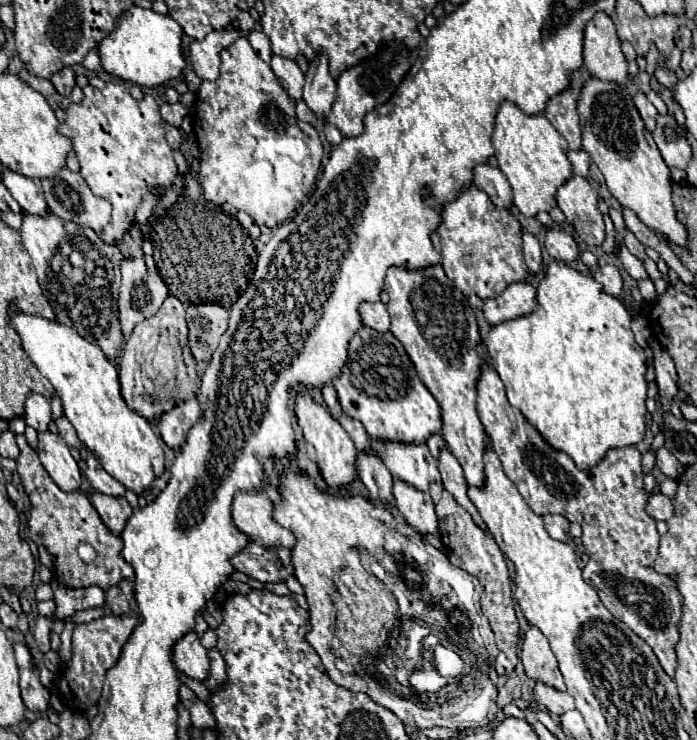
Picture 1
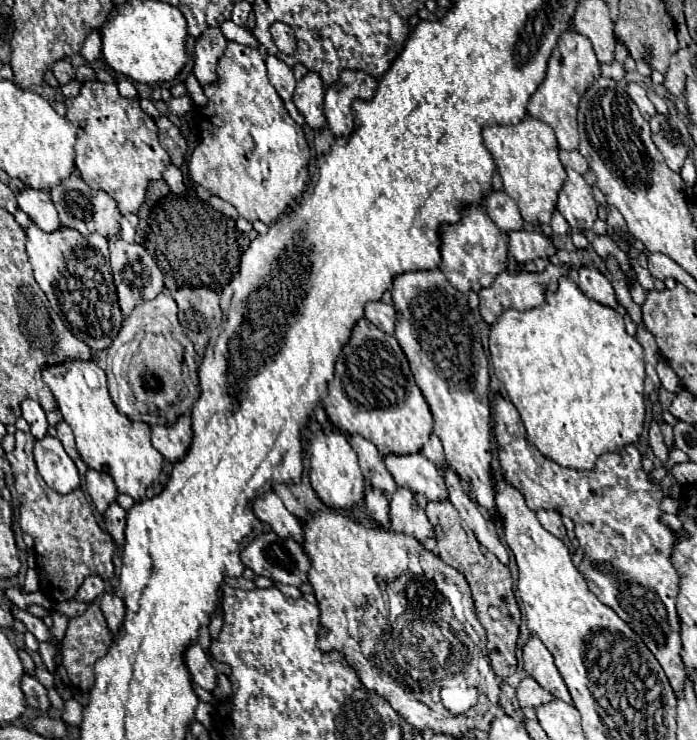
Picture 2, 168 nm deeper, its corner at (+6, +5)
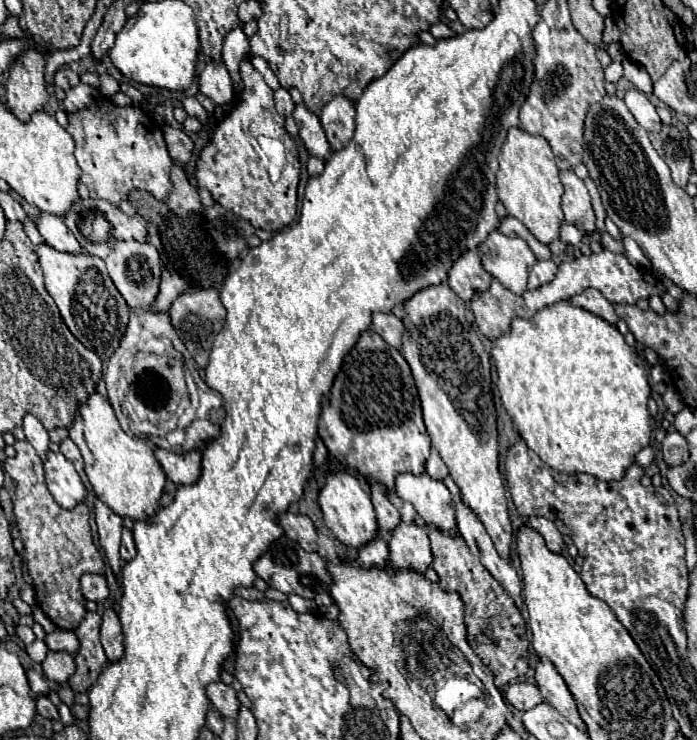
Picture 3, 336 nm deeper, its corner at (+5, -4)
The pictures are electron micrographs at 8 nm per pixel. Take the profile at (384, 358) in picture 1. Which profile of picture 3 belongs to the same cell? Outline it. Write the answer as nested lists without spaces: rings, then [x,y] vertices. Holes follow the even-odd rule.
[[[366,330],[356,346],[346,354],[340,372],[334,378],[330,392],[330,406],[322,412],[318,422],[318,436],[328,448],[328,458],[356,470],[360,478],[380,482],[388,488],[388,496],[394,494],[394,478],[398,474],[422,474],[424,462],[430,456],[430,436],[422,422],[420,398],[414,386],[414,378],[404,356],[386,344],[374,330]]]

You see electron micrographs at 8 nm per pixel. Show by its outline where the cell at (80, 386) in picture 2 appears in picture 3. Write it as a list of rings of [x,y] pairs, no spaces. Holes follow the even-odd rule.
[[[92,394],[88,398],[88,402],[84,406],[78,408],[76,412],[76,420],[74,424],[68,428],[70,432],[70,438],[74,440],[74,444],[80,448],[82,452],[82,458],[84,458],[84,470],[86,470],[86,476],[96,492],[96,496],[118,516],[122,518],[132,518],[132,520],[148,520],[156,514],[158,510],[158,502],[160,502],[160,496],[162,496],[162,490],[164,490],[164,484],[166,484],[166,474],[164,470],[160,468],[158,460],[154,458],[154,452],[152,448],[148,446],[146,440],[142,438],[136,438],[136,436],[128,436],[122,428],[120,428],[120,422],[116,420],[116,414],[112,410],[112,406],[106,402],[106,398],[102,398],[100,394]]]

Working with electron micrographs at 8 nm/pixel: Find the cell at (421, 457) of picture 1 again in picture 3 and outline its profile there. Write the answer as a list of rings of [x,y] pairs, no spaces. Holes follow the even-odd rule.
[[[398,474],[396,494],[414,506],[426,526],[434,526],[450,536],[458,534],[452,496],[442,482],[432,480],[428,474]]]

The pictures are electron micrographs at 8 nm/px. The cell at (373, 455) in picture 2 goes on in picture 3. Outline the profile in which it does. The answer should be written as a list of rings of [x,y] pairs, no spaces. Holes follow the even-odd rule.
[[[370,482],[368,484],[370,488],[370,496],[372,496],[372,502],[374,502],[374,508],[376,508],[376,516],[378,516],[378,524],[380,524],[380,530],[388,530],[392,532],[398,524],[400,524],[400,514],[398,510],[394,508],[394,504],[388,500],[388,492],[386,488],[380,484],[380,482]]]

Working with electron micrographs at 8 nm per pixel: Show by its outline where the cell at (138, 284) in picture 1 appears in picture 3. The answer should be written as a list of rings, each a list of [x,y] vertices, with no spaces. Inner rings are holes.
[[[118,242],[114,250],[106,258],[108,276],[116,284],[118,292],[124,296],[126,304],[130,308],[150,308],[156,294],[158,294],[158,282],[162,272],[162,260],[158,250],[150,242]]]

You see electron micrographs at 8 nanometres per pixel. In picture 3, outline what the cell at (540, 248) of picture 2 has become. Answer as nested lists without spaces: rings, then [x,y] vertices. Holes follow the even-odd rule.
[[[494,230],[480,246],[482,266],[492,278],[514,294],[526,292],[528,272],[534,266],[534,252],[522,242],[522,238],[510,238]]]

